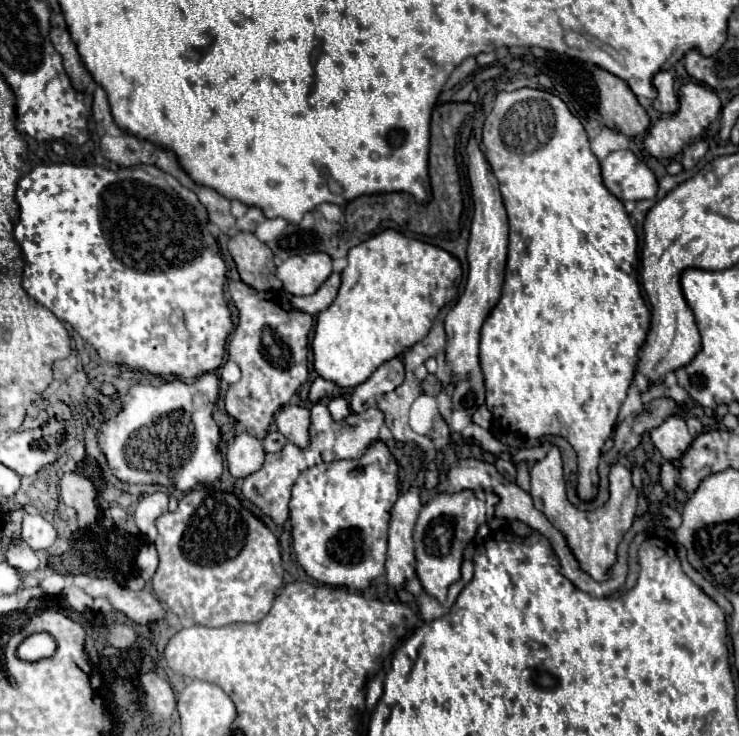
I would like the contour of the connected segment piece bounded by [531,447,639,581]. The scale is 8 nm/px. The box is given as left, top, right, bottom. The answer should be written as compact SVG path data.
M551 447L549 453L531 469L531 497L535 507L541 509L543 515L551 521L551 525L555 525L555 529L565 535L567 545L579 561L581 571L591 575L595 581L603 581L607 577L609 567L615 563L615 549L635 521L637 495L639 491L631 485L631 471L625 465L617 463L609 471L609 501L595 511L585 513L575 509L567 499L563 461L557 447Z

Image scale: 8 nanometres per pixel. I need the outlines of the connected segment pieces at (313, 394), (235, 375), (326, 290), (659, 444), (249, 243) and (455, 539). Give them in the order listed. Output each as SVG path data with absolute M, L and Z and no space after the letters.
M317 377L311 385L311 391L309 391L309 399L315 403L319 399L327 399L335 389L335 383L333 381L327 381L323 377Z
M227 361L223 367L221 367L221 379L227 381L227 383L237 383L241 377L241 371L239 367L233 363L233 361Z
M333 273L313 295L305 295L305 297L293 297L291 299L291 305L299 311L305 311L305 313L311 313L311 315L317 315L321 313L323 309L327 309L337 291L339 291L339 285L341 285L341 277L337 273Z
M667 417L659 427L651 429L651 441L661 451L667 461L681 459L691 445L693 437L687 431L687 425L681 417Z
M239 231L237 235L229 237L227 249L247 285L259 291L281 289L281 281L275 277L273 253L253 233Z
M459 491L453 495L439 493L427 505L423 505L413 541L415 541L415 559L417 559L417 577L423 583L425 591L439 601L445 599L447 587L461 577L463 549L477 533L479 523L479 499L473 491Z

